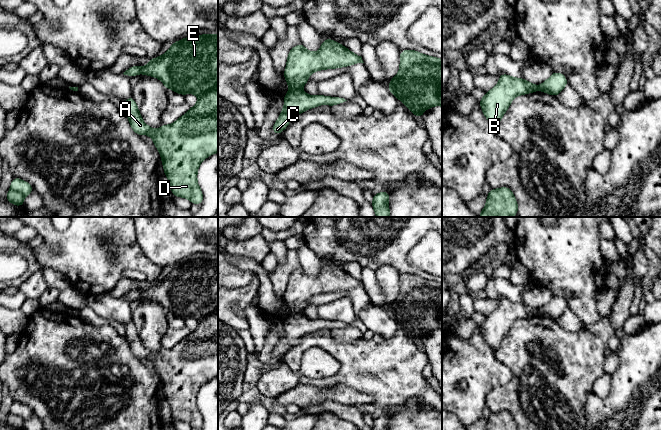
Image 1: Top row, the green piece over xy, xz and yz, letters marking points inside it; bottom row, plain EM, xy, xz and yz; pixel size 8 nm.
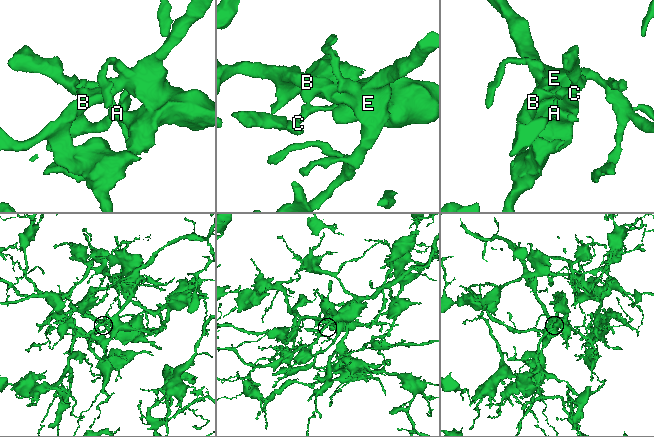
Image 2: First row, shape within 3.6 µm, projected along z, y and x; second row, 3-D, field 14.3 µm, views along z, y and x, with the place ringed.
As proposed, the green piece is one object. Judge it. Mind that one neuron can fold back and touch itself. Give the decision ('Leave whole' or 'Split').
Split

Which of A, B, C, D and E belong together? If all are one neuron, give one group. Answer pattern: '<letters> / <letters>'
A C D / B E

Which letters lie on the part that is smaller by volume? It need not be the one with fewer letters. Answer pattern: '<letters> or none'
A, C, D

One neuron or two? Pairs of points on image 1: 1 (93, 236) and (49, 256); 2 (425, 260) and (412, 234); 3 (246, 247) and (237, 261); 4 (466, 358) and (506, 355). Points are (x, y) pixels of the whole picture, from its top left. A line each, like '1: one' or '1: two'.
1: one
2: two
3: two
4: two

